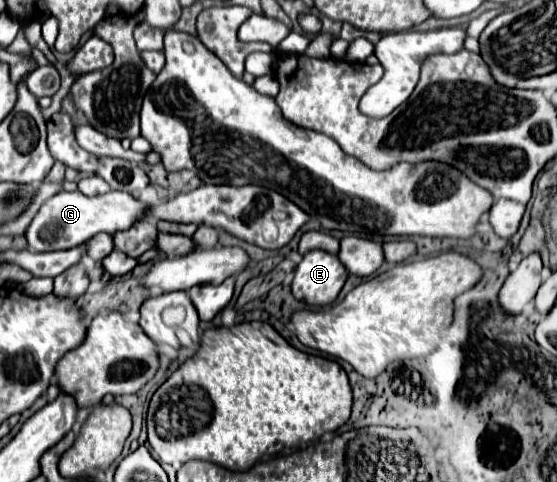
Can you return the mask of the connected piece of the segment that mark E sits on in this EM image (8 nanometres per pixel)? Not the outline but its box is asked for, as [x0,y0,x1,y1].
[291,250,347,306]

